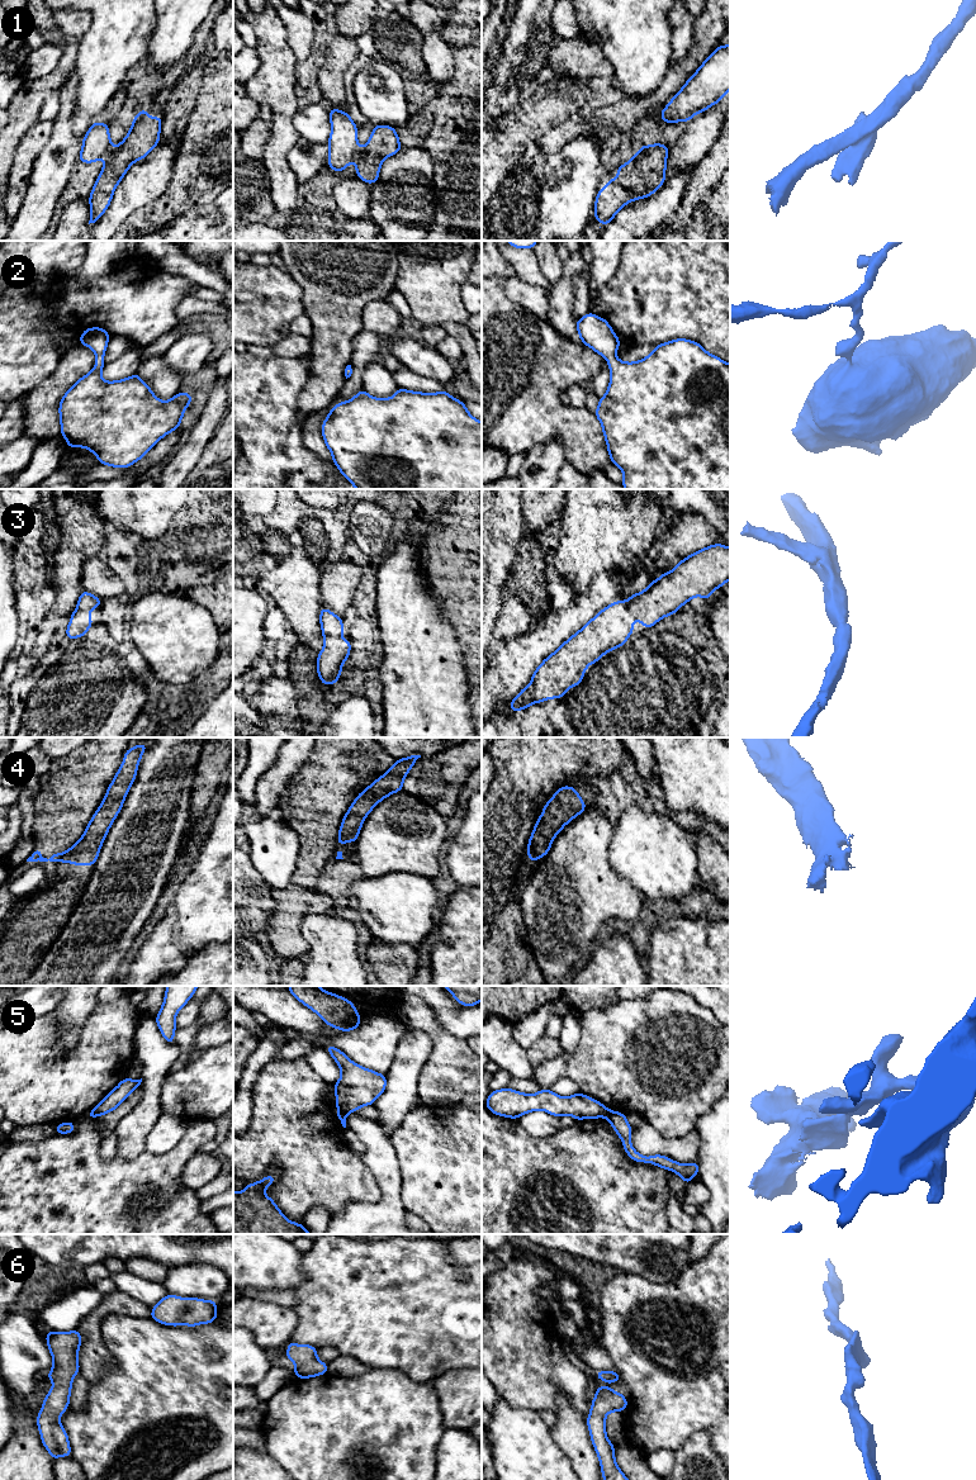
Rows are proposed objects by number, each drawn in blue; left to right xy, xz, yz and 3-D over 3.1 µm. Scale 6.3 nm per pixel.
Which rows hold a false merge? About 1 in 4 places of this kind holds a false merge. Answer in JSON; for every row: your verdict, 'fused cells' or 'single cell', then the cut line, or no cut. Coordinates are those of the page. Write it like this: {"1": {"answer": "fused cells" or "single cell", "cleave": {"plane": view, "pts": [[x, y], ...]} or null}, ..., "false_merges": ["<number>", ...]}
{"1": {"answer": "fused cells", "cleave": {"plane": "xy", "pts": [[112, 148], [105, 159]]}}, "2": {"answer": "single cell", "cleave": null}, "3": {"answer": "single cell", "cleave": null}, "4": {"answer": "single cell", "cleave": null}, "5": {"answer": "fused cells", "cleave": {"plane": "xz", "pts": [[337, 1108], [345, 1114]]}}, "6": {"answer": "single cell", "cleave": null}, "false_merges": ["1", "5"]}

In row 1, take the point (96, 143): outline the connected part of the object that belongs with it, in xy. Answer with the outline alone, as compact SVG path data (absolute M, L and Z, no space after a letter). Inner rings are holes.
M94 122L84 136L79 161L93 163L106 158L112 151L112 138L109 136L109 124Z

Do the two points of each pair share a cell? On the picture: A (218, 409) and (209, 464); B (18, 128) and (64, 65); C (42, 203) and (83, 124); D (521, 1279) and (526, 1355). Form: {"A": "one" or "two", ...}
{"A": "two", "B": "one", "C": "two", "D": "one"}

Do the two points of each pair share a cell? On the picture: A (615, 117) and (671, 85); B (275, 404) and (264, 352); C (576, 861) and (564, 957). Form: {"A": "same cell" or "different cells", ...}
{"A": "same cell", "B": "different cells", "C": "same cell"}

